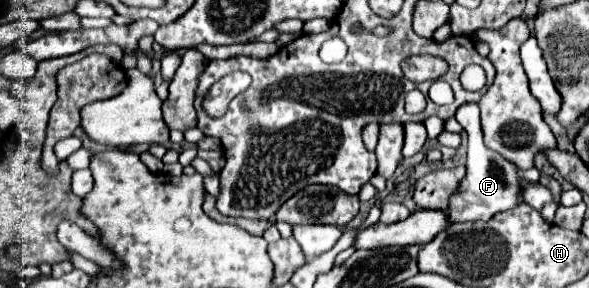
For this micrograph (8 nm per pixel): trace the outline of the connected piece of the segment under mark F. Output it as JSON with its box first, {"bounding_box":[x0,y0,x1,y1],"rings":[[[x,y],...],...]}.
{"bounding_box":[448,102,540,222],"rings":[[[466,102],[458,108],[456,120],[464,126],[468,132],[468,172],[464,180],[460,182],[460,188],[450,196],[450,206],[448,216],[452,216],[452,222],[474,222],[474,220],[490,220],[496,212],[508,210],[518,206],[522,200],[518,198],[518,180],[520,176],[530,182],[538,182],[540,179],[540,170],[518,170],[512,162],[502,158],[498,152],[492,152],[484,146],[483,131],[480,128],[480,110],[476,102]]]}

